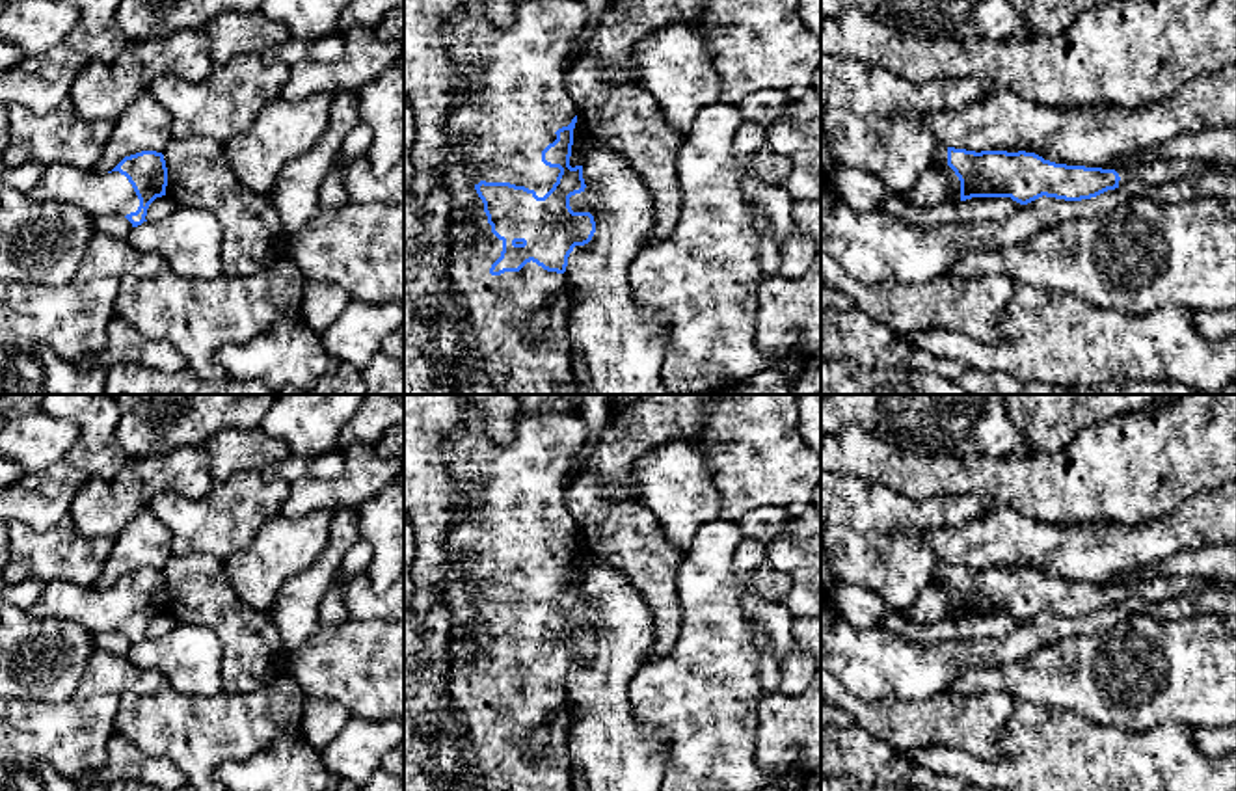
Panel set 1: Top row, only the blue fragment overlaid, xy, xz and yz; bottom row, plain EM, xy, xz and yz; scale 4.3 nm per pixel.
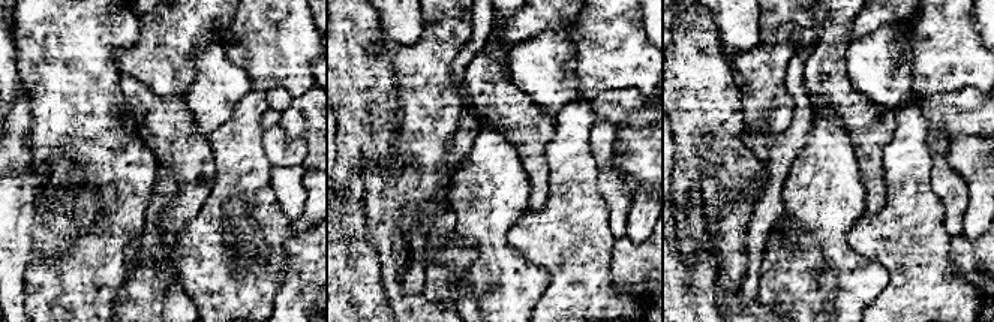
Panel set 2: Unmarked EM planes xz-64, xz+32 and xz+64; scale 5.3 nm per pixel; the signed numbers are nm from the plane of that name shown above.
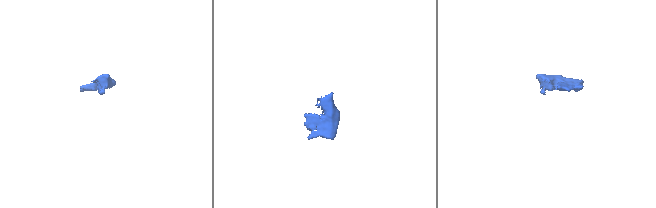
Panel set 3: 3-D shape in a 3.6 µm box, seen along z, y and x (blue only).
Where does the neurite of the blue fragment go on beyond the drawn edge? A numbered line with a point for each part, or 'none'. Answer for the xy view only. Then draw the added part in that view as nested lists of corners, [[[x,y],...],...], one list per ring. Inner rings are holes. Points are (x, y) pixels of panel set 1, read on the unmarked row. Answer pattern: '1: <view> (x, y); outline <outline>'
1: xy (99, 611); outline [[[50,581],[30,612],[37,618],[63,618],[82,623],[93,637],[104,631],[136,629],[140,616],[119,588],[101,590],[71,581]]]

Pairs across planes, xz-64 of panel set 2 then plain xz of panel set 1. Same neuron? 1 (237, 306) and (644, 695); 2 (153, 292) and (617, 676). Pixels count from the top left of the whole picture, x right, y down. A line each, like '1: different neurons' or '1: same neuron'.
1: same neuron
2: same neuron

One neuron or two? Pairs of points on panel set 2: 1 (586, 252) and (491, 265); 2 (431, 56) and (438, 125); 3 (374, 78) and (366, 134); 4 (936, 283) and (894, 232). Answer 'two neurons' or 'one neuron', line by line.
1: two neurons
2: one neuron
3: one neuron
4: one neuron

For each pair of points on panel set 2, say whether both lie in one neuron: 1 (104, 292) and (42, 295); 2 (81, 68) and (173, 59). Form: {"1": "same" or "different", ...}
{"1": "same", "2": "different"}

